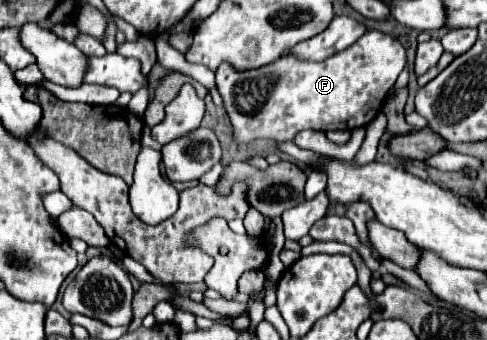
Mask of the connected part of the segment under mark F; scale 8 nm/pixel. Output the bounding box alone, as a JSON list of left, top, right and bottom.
[215,32,405,144]

